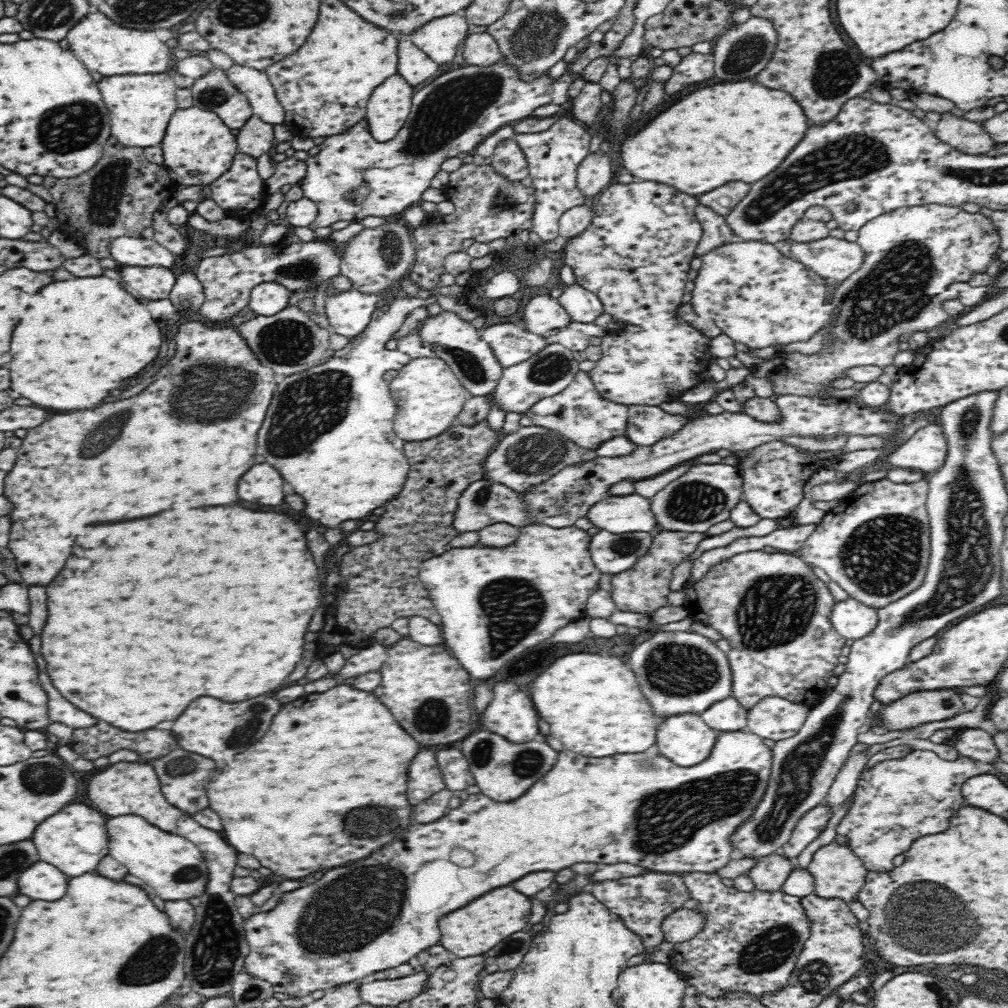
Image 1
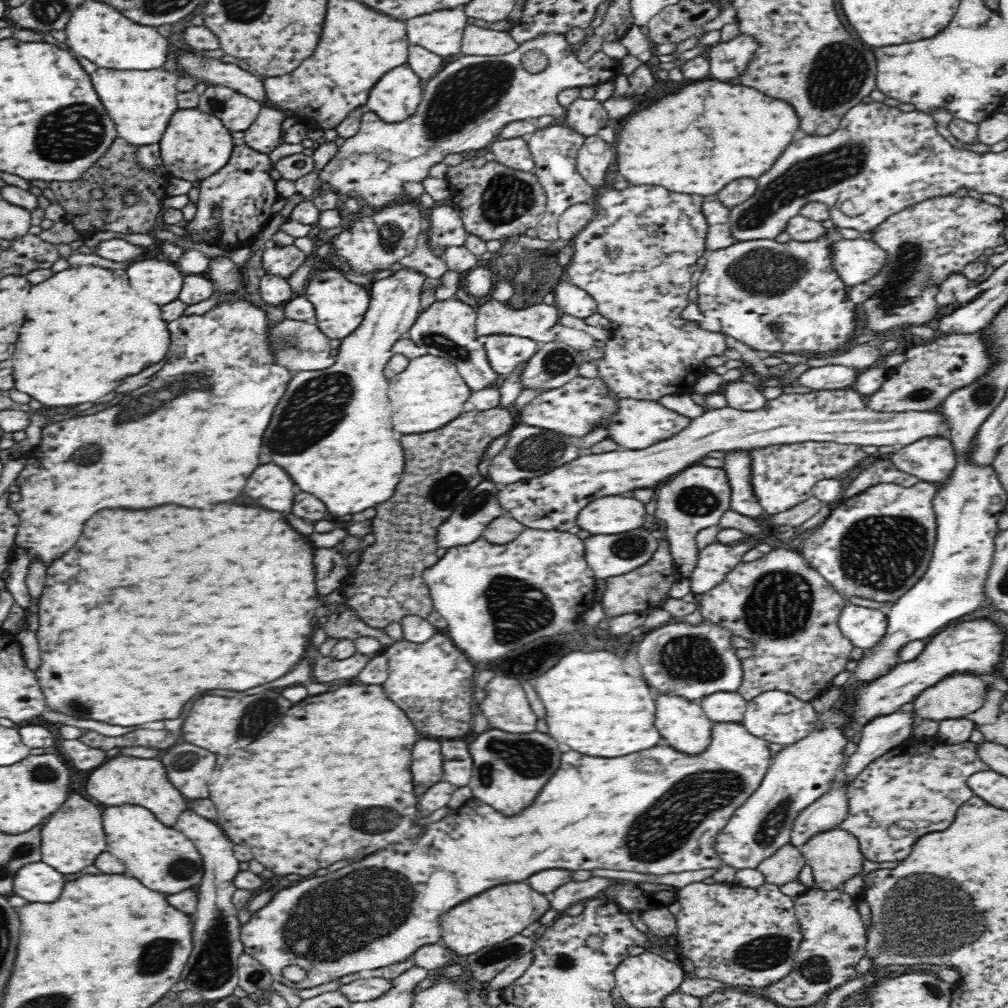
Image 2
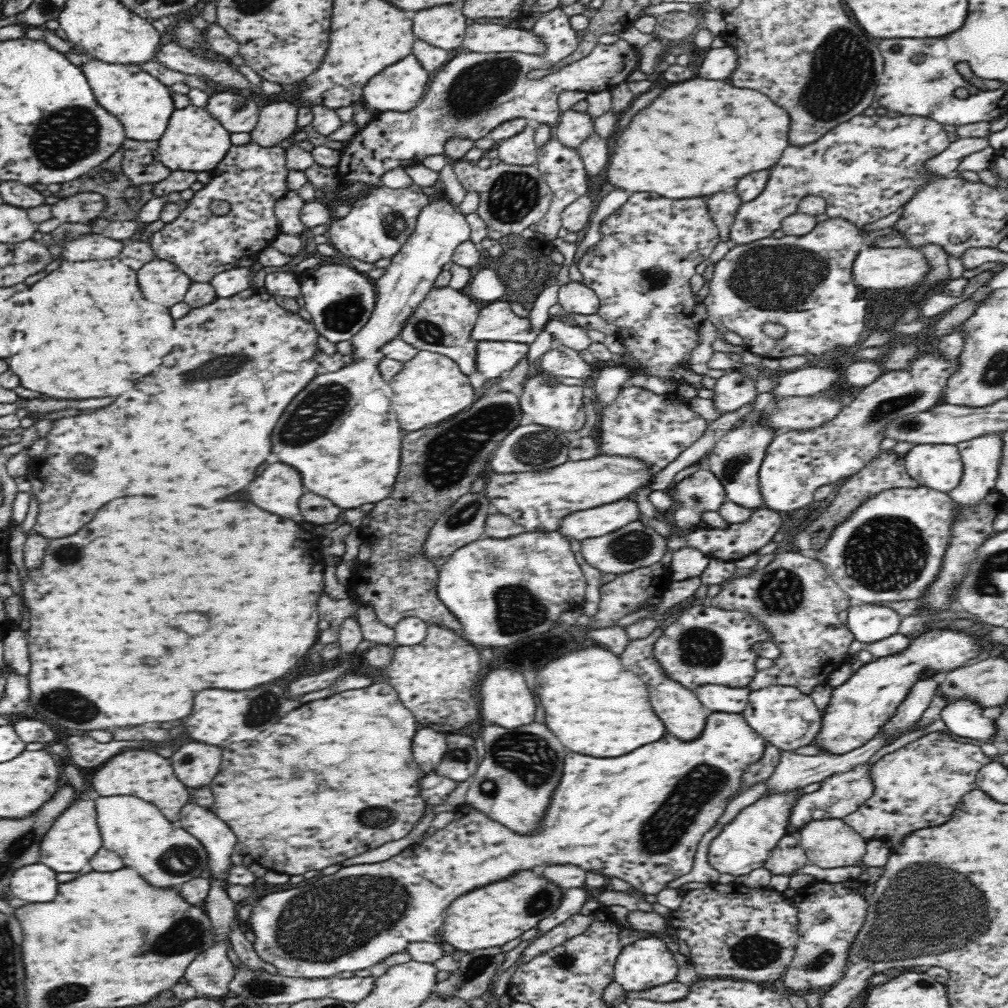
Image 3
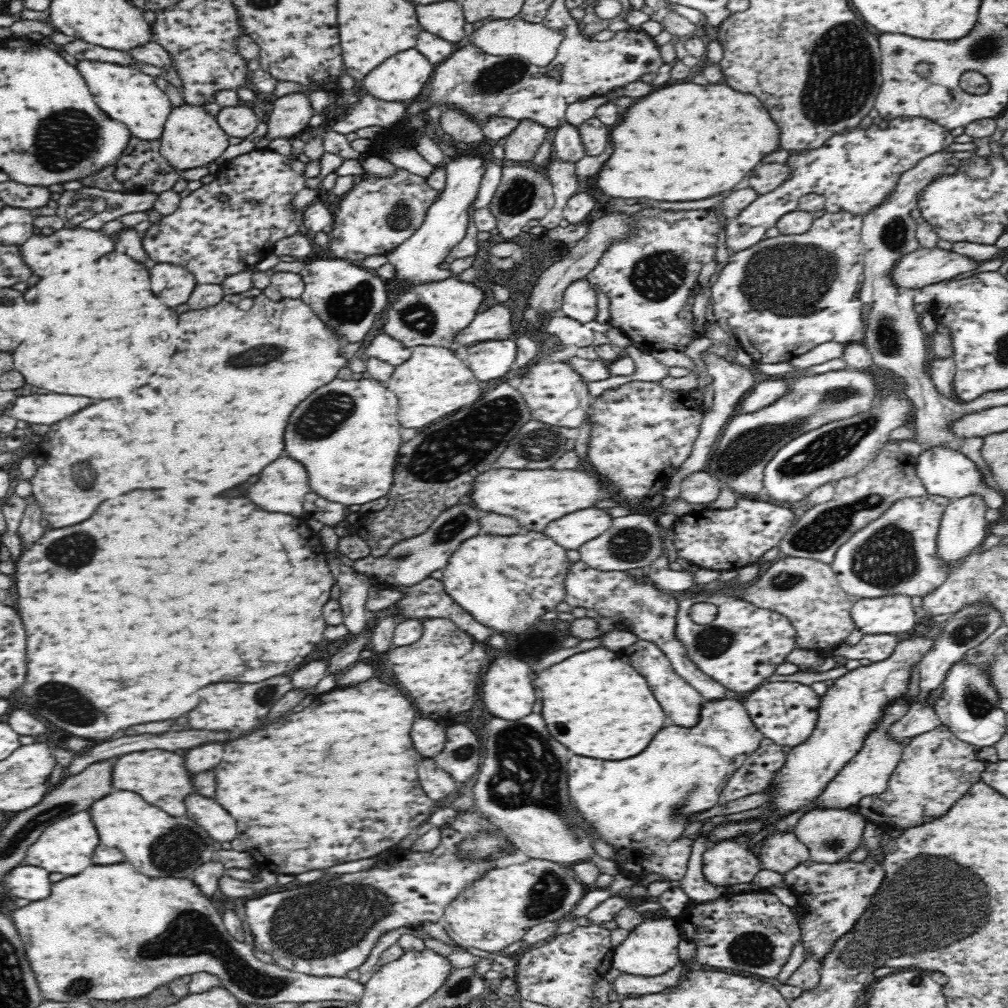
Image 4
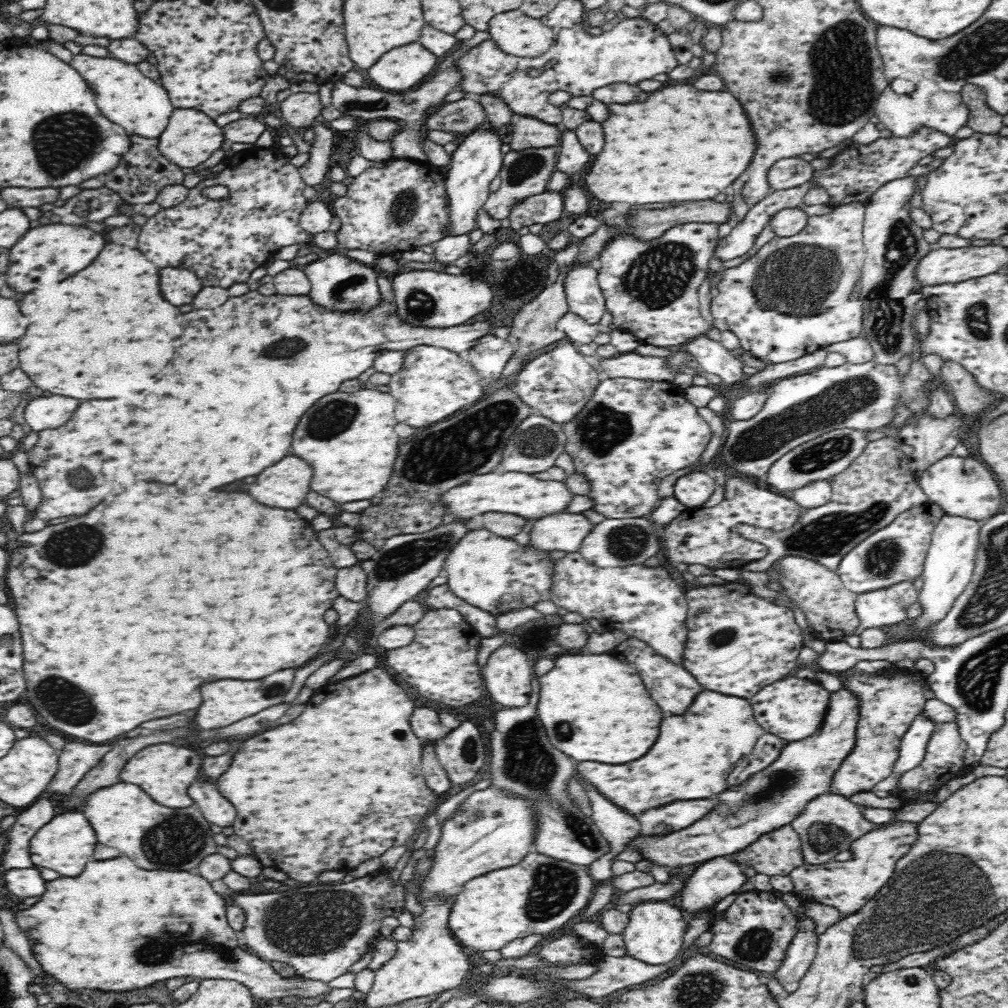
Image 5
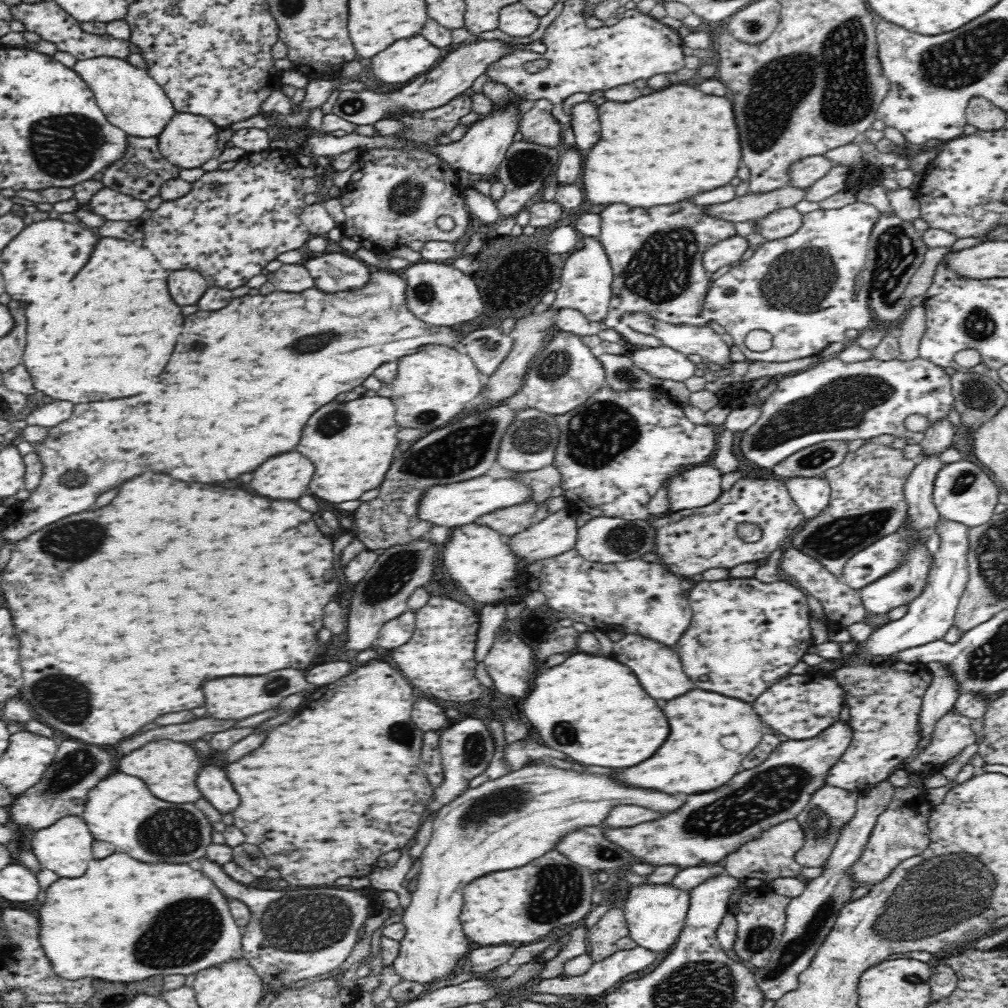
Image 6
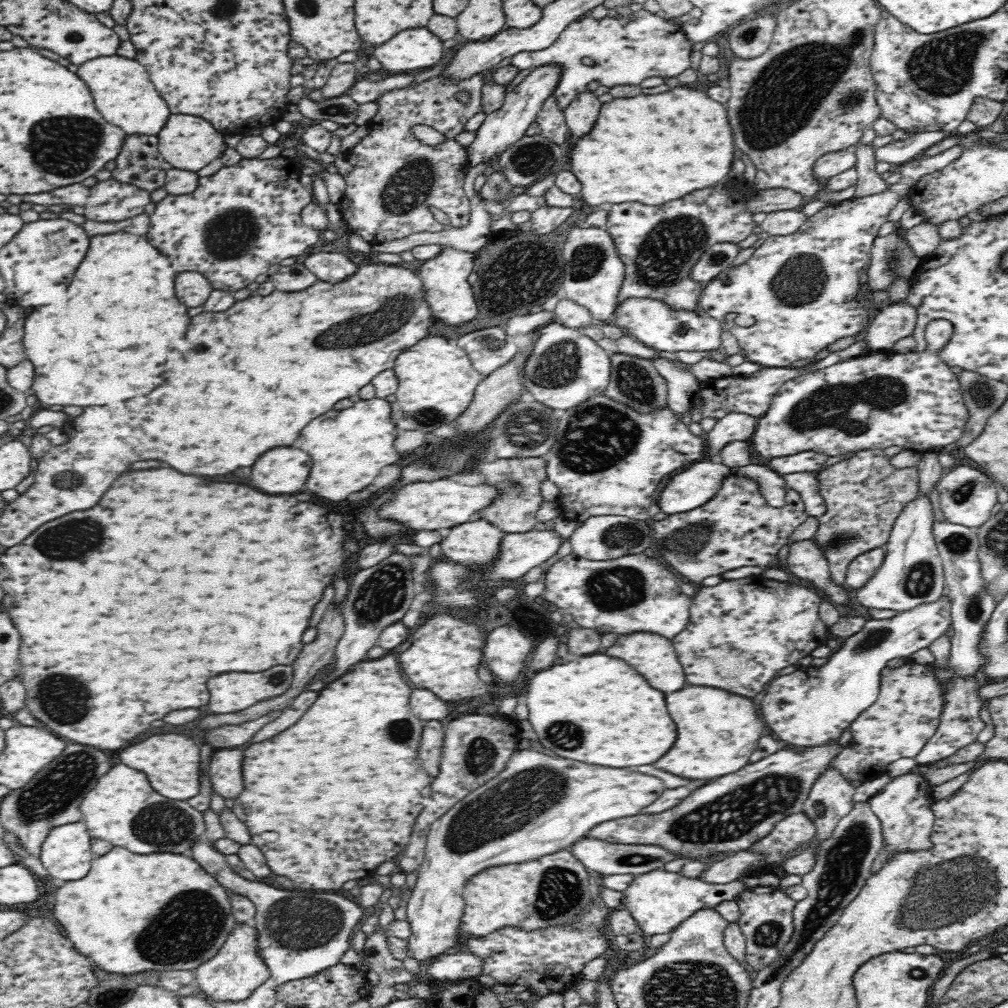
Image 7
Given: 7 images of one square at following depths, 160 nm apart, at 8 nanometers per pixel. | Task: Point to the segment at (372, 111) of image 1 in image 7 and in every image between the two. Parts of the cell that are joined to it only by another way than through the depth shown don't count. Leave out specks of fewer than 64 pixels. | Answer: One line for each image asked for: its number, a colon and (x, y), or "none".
2: (396, 95)
3: (399, 87)
4: (401, 78)
5: (403, 68)
6: (408, 58)
7: (410, 49)

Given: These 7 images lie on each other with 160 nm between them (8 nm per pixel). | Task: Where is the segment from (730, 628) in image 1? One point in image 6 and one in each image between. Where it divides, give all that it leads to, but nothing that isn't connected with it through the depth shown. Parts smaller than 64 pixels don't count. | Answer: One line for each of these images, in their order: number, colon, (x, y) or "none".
2: (790, 612)
3: (794, 597)
4: (806, 591)
5: (829, 606)
6: (843, 605)

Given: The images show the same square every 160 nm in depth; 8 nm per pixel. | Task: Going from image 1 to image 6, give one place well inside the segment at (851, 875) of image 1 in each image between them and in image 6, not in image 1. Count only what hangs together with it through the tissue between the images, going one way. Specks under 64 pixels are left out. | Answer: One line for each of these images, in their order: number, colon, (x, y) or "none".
2: (834, 855)
3: (828, 842)
4: (830, 834)
5: (830, 823)
6: (829, 808)

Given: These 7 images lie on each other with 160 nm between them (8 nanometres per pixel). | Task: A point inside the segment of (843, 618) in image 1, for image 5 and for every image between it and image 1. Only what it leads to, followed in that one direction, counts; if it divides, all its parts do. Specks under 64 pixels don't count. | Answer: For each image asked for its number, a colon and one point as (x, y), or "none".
2: (865, 627)
3: (868, 622)
4: (891, 614)
5: (886, 606)

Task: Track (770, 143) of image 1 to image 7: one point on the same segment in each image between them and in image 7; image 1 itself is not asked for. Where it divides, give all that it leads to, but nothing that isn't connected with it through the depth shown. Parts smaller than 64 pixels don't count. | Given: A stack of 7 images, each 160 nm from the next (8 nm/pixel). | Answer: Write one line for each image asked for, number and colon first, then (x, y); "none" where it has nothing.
2: (707, 134)
3: (697, 138)
4: (684, 142)
5: (681, 144)
6: (658, 149)
7: (653, 149)

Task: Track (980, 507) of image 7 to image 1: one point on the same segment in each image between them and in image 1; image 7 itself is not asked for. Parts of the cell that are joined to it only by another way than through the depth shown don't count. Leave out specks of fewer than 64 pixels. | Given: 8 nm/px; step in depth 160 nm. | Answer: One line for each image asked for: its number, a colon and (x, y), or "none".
1: (926, 450)
2: (932, 459)
3: (939, 467)
4: (944, 472)
5: (961, 486)
6: (964, 493)

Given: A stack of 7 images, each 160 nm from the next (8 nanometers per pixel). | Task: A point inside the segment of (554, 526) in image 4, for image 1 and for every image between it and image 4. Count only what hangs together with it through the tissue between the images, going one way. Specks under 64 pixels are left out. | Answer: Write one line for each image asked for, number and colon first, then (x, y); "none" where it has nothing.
1: (618, 514)
2: (616, 514)
3: (596, 522)

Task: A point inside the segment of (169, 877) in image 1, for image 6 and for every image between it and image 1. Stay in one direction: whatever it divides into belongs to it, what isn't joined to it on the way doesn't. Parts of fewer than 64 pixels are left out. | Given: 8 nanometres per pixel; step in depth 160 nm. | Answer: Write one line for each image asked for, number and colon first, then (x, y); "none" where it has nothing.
2: (163, 859)
3: (166, 855)
4: (159, 844)
5: (156, 837)
6: (120, 809)

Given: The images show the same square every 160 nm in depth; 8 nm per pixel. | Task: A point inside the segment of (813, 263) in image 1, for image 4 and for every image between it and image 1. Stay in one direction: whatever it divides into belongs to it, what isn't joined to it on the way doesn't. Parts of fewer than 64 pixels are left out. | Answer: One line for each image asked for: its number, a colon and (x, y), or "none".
2: (856, 261)
3: (891, 268)
4: (927, 266)

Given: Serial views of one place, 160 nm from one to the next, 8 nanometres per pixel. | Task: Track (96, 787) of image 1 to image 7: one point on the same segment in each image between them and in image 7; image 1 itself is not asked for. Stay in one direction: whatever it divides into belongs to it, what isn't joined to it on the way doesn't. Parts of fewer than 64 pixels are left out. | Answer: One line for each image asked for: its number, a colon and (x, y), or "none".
2: (143, 781)
3: (148, 775)
4: (160, 776)
5: (165, 771)
6: (169, 768)
7: (172, 761)

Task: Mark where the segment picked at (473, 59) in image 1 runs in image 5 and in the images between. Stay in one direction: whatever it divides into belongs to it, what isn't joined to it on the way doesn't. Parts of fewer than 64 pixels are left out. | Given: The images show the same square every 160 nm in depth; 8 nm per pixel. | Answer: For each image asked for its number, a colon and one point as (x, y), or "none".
2: (476, 41)
3: (480, 38)
4: (537, 44)
5: (515, 32)

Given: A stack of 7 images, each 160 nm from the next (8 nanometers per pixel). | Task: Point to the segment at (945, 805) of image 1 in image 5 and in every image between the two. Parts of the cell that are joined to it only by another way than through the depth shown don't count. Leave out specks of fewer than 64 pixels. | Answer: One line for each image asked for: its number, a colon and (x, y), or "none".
2: (915, 789)
3: (919, 785)
4: (936, 768)
5: (944, 760)

